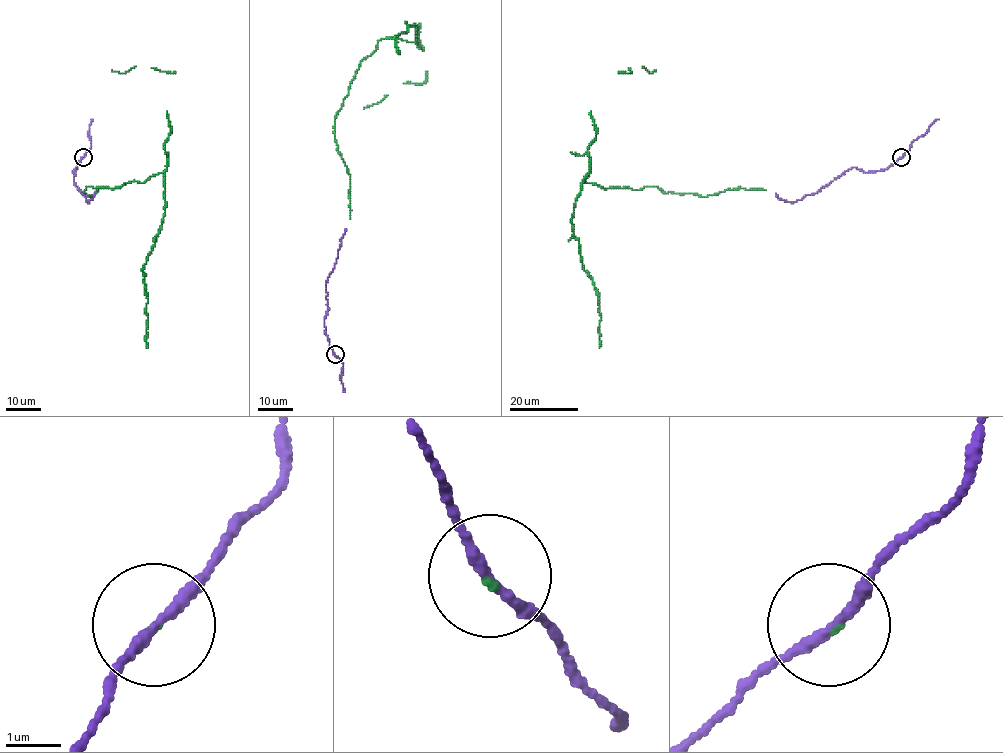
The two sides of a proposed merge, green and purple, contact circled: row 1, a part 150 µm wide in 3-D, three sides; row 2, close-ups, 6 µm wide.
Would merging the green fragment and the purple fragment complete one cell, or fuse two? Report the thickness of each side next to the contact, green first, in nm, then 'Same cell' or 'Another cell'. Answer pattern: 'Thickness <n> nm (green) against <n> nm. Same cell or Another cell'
Thickness 60 nm (green) against 190 nm. Same cell

